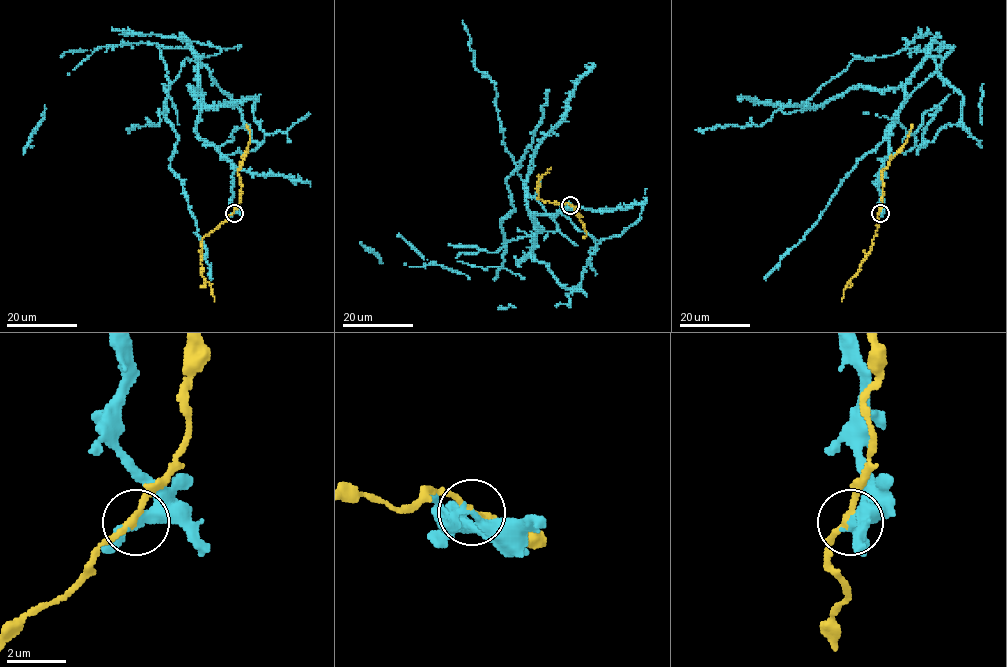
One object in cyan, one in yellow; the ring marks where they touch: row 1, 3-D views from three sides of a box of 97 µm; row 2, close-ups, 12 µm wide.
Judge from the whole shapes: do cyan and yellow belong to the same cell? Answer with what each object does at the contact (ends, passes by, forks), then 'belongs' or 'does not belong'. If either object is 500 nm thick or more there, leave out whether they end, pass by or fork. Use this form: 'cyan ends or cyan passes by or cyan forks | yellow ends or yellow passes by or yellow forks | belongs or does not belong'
cyan passes by | yellow passes by | does not belong

